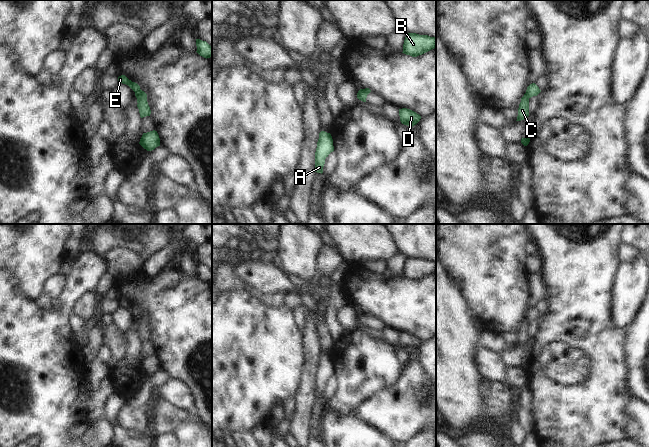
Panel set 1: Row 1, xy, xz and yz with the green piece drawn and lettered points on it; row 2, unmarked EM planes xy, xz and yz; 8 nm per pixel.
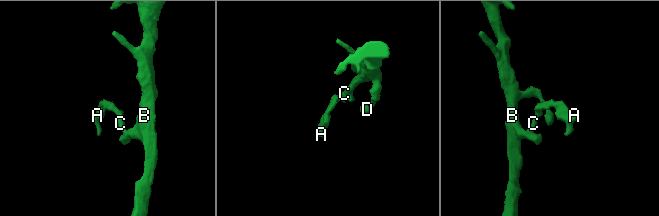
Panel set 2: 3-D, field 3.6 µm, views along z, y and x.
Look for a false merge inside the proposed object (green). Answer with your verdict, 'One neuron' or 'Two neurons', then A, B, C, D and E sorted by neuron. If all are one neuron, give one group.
Two neurons. Groups: A E / B C D.

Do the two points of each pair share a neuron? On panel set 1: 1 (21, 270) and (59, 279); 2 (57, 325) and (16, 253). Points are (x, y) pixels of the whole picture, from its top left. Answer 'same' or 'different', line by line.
1: different
2: different

